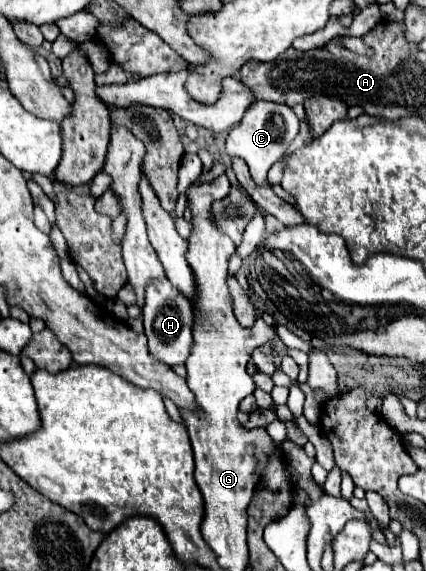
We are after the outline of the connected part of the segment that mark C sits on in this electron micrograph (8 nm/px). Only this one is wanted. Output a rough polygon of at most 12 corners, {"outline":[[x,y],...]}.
{"outline":[[258,101],[226,139],[256,185],[298,135],[288,105]]}

